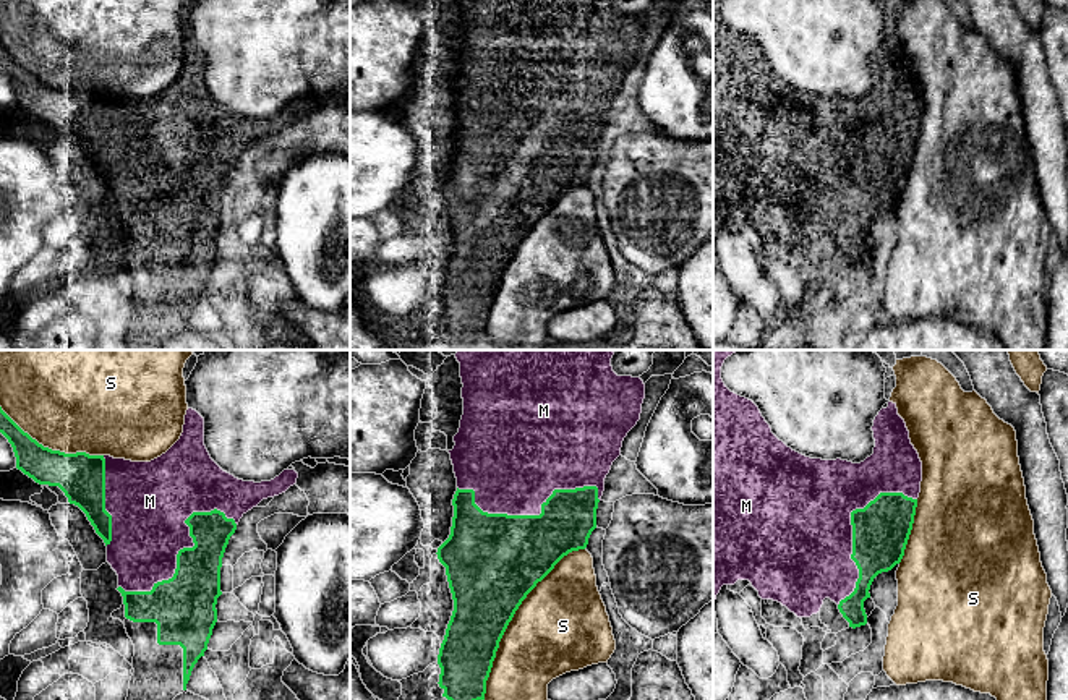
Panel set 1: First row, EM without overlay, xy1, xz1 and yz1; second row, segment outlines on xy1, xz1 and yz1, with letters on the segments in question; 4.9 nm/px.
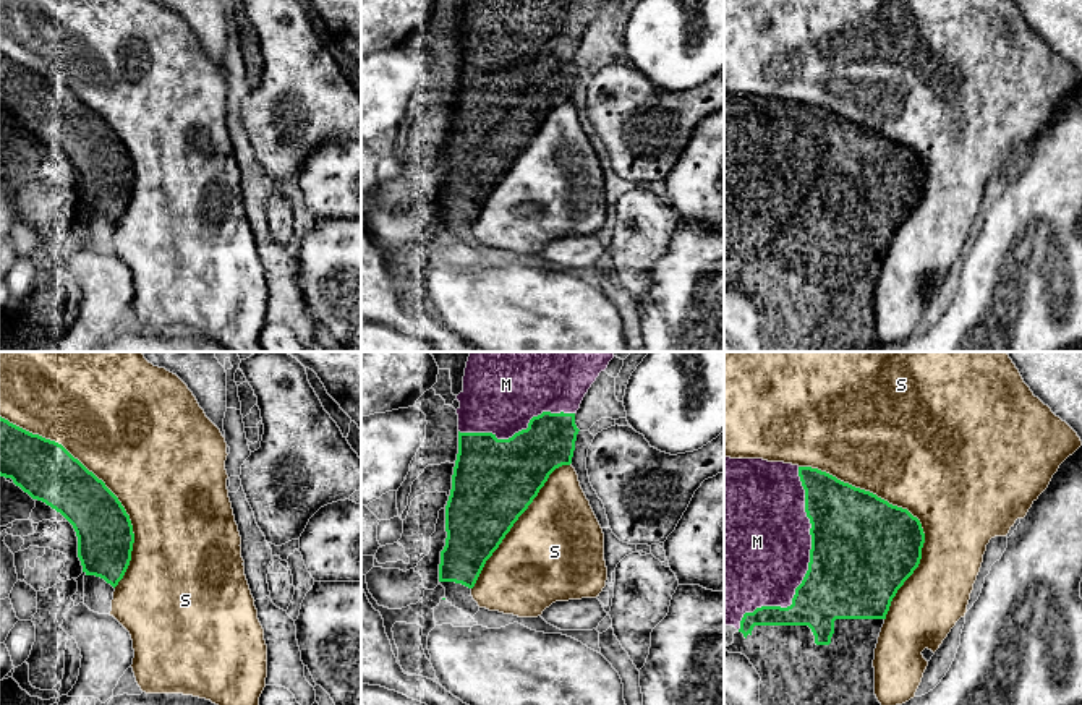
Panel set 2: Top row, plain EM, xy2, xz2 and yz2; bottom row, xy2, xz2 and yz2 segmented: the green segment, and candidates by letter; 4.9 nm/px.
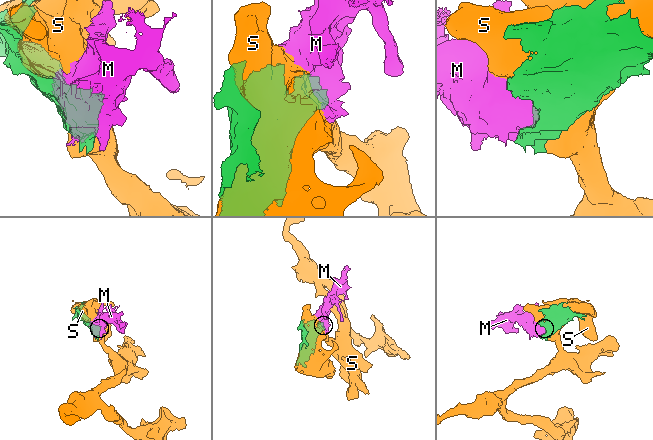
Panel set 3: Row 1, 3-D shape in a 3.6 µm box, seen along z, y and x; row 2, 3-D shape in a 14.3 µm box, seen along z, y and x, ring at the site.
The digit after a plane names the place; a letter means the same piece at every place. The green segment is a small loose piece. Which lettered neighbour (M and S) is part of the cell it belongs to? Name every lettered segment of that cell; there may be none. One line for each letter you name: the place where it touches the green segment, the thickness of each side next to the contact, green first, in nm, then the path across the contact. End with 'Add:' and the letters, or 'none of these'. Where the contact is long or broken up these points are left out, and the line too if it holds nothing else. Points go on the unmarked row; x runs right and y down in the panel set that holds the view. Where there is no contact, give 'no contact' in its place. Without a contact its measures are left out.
M: yz2 (809, 203) | 480/480 nm
Add: M

